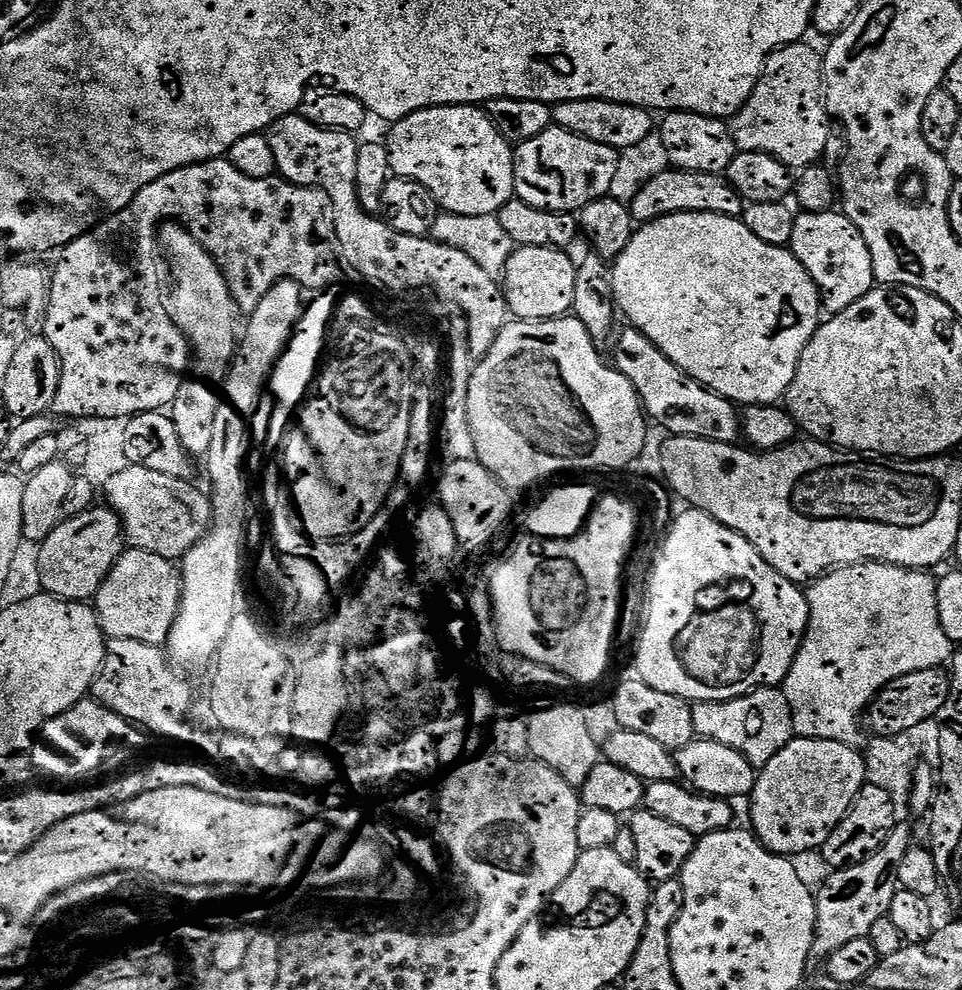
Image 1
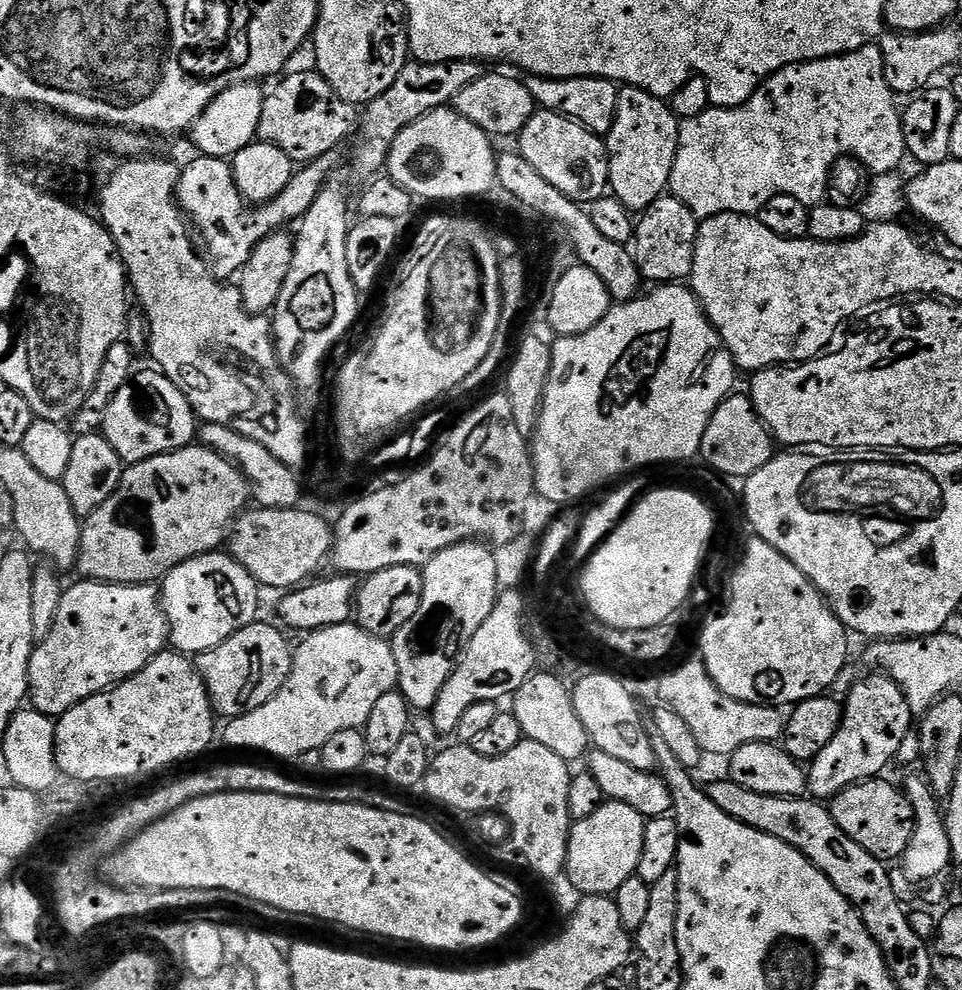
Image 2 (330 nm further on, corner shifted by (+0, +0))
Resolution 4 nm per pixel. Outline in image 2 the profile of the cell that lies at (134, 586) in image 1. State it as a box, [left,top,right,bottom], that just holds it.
[160,551,261,652]

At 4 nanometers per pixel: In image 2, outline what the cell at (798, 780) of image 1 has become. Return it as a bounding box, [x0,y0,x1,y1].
[806,674,914,802]

